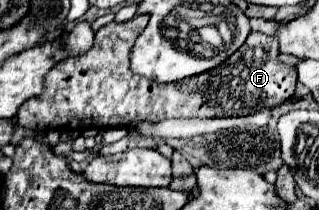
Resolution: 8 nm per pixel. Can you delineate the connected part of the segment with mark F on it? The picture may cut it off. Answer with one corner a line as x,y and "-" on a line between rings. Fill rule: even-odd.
136,16
128,22
100,28
90,52
78,58
58,62
44,78
44,92
24,102
18,110
18,124
34,130
86,130
128,126
132,120
160,122
168,118
216,118
248,116
262,108
272,108
288,100
296,90
296,68
280,62
276,36
250,32
248,40
224,64
210,72
174,82
156,84
130,70
130,52
136,36
146,28
148,16

